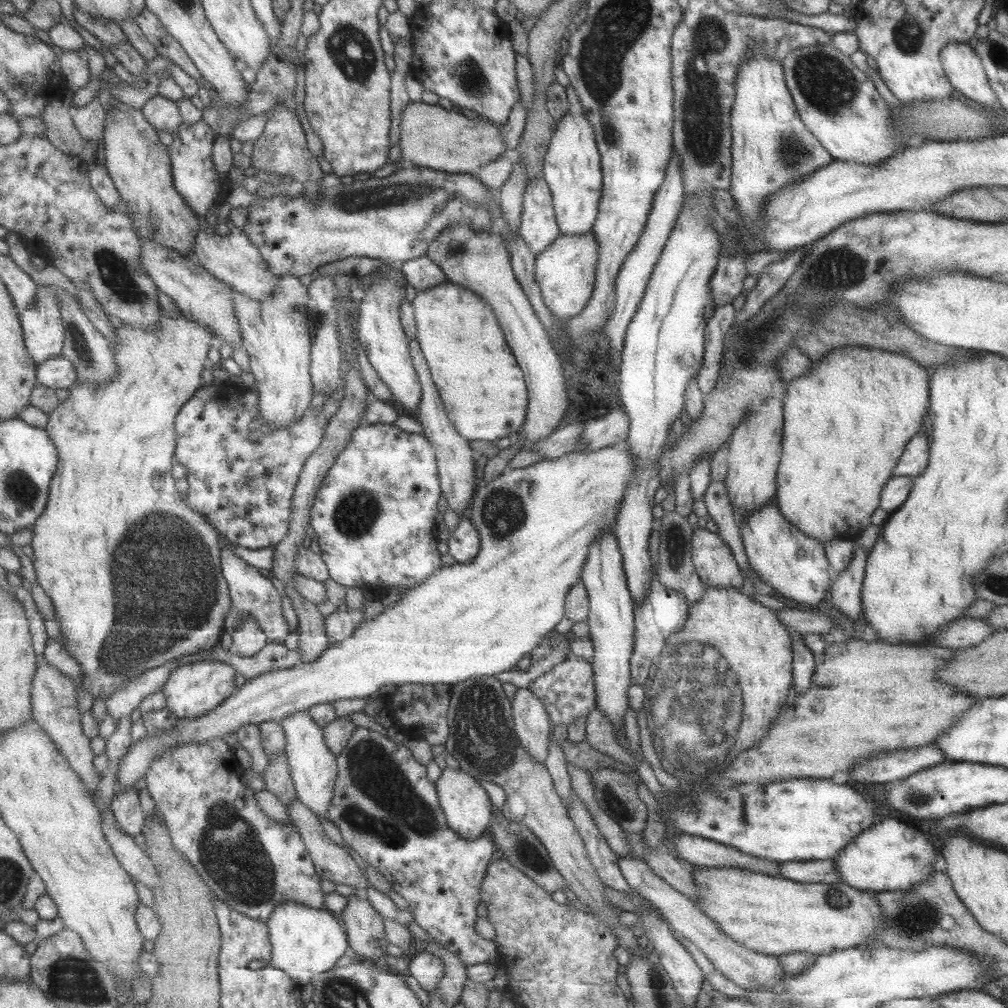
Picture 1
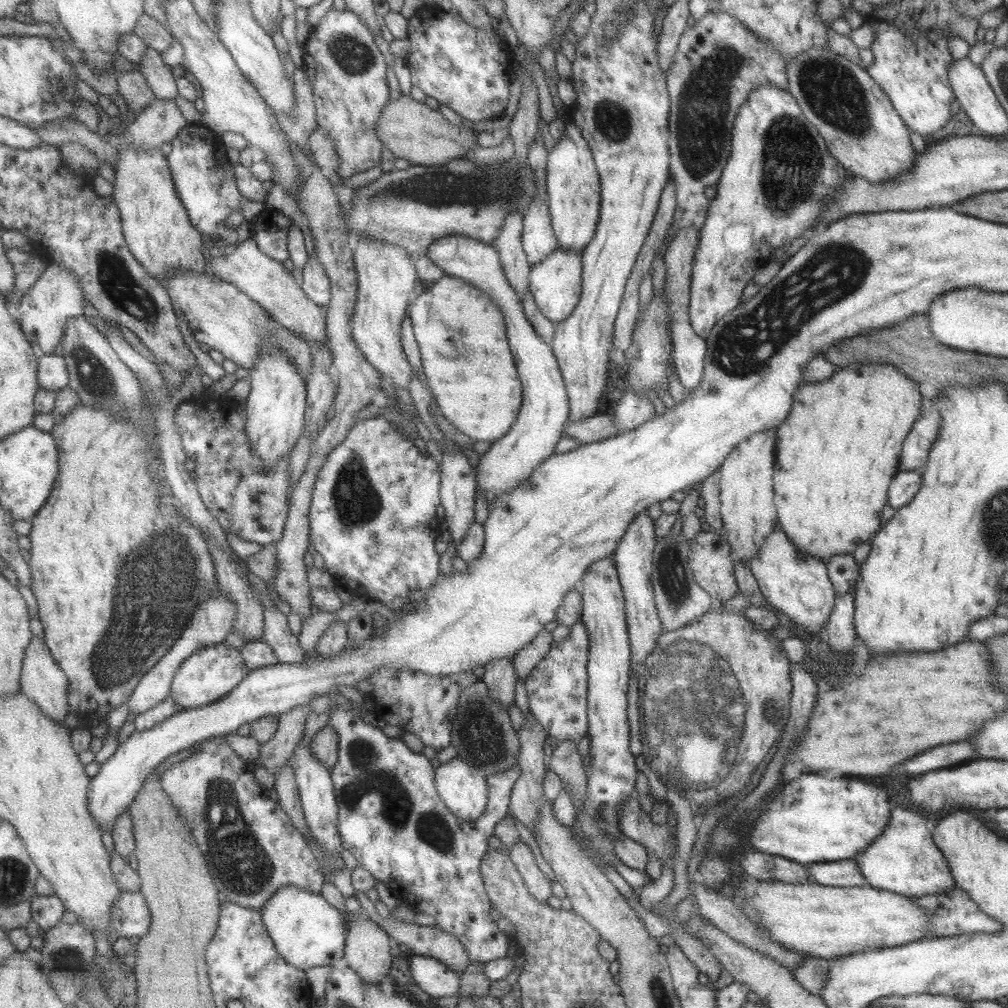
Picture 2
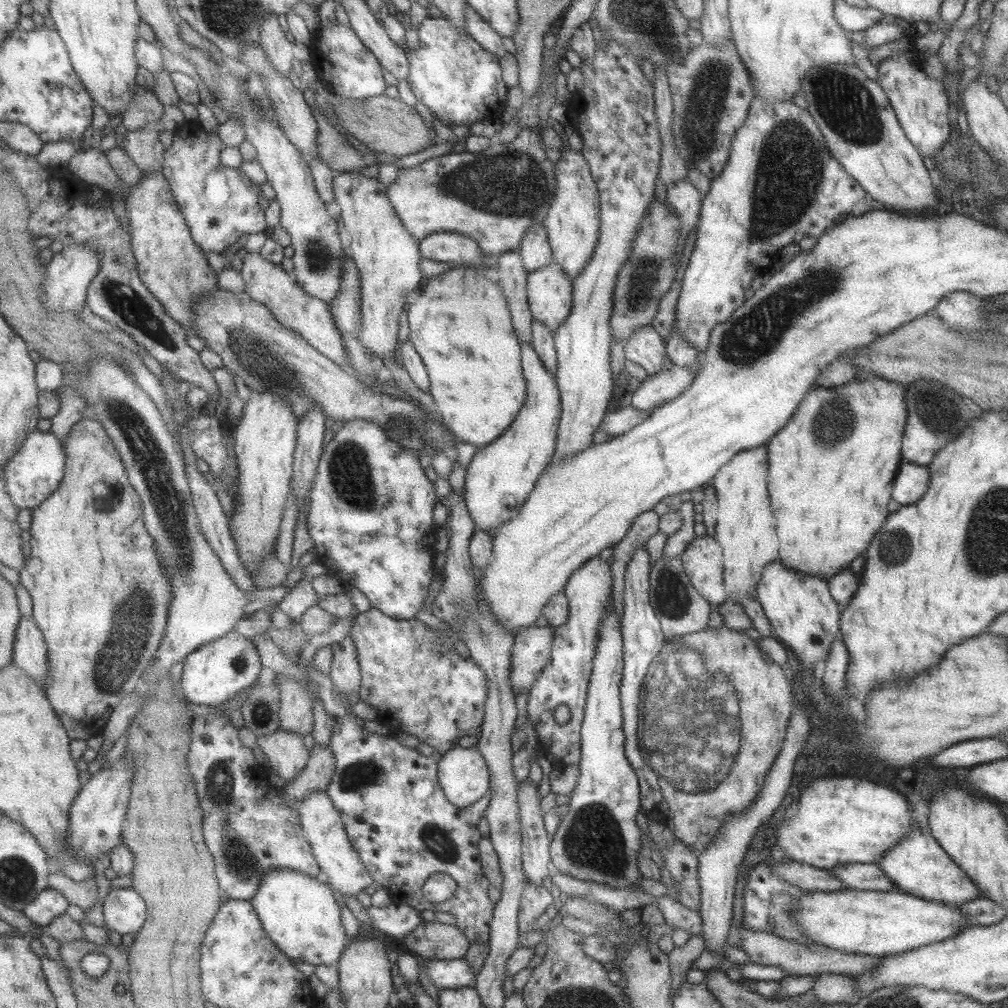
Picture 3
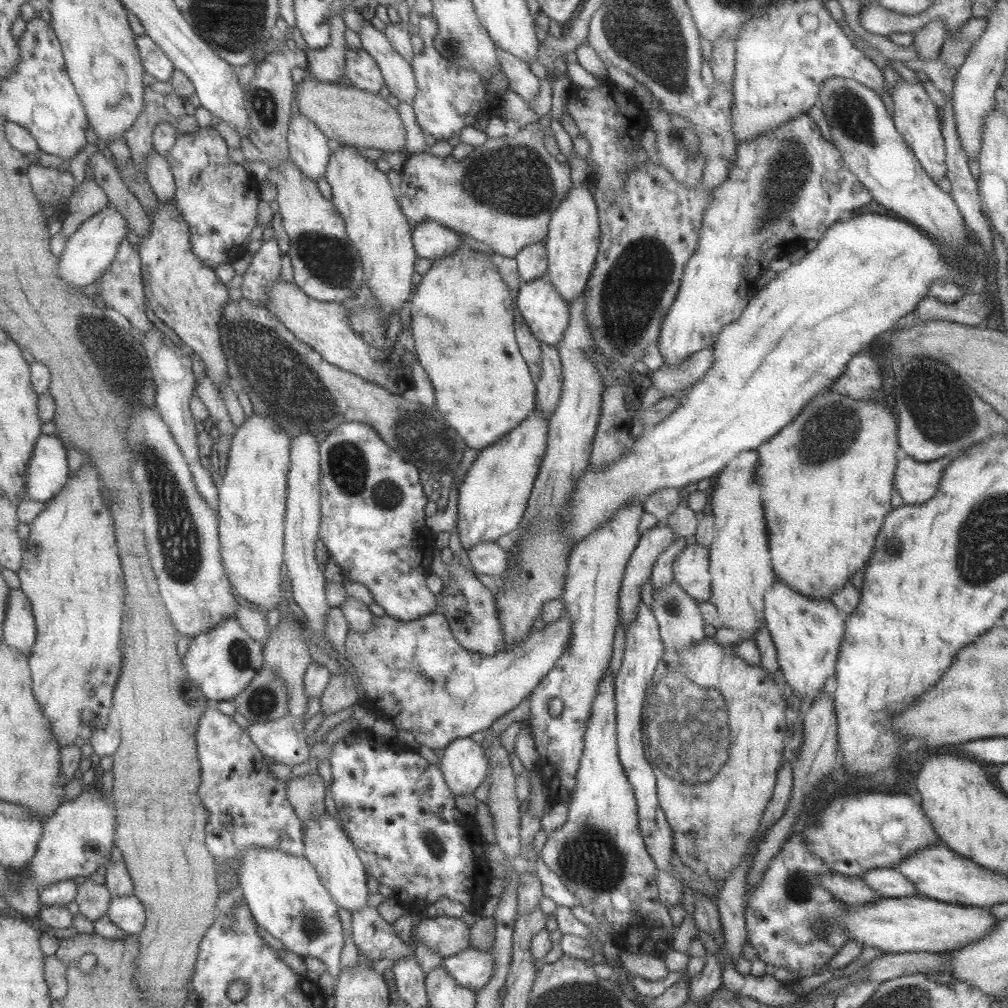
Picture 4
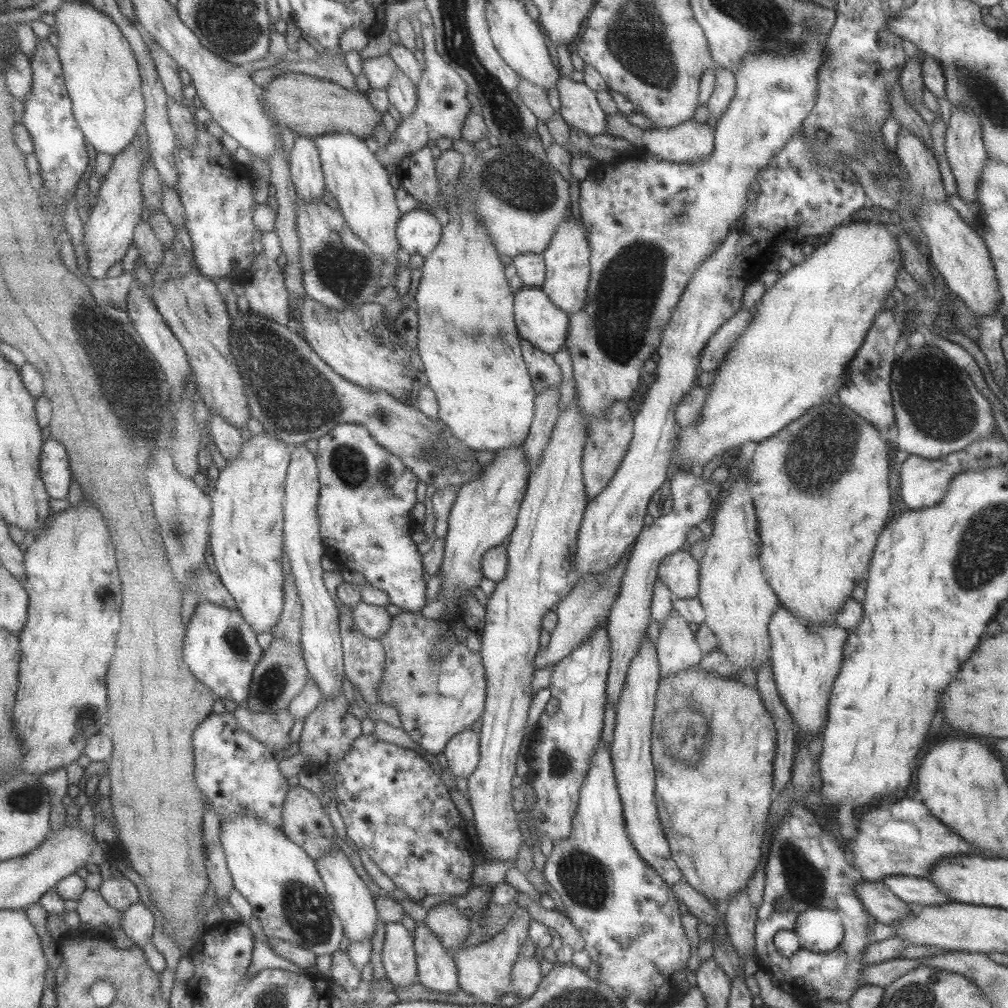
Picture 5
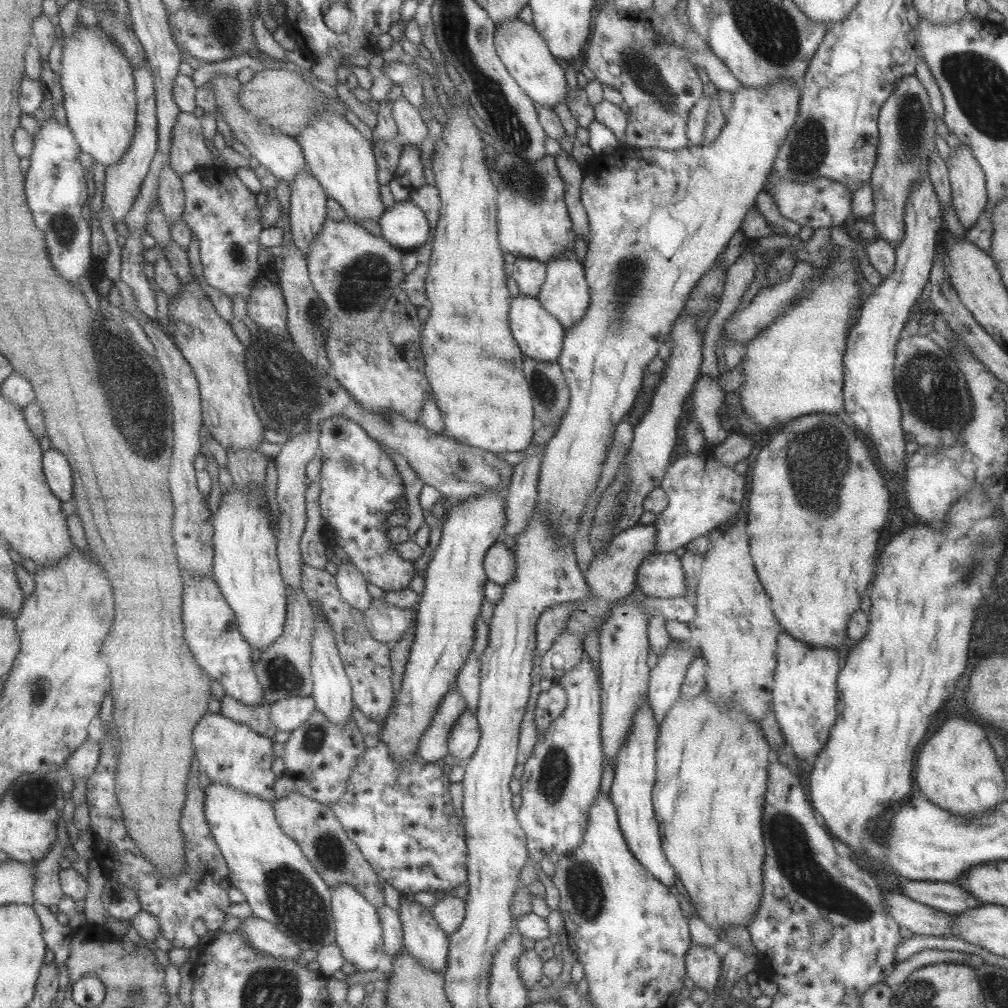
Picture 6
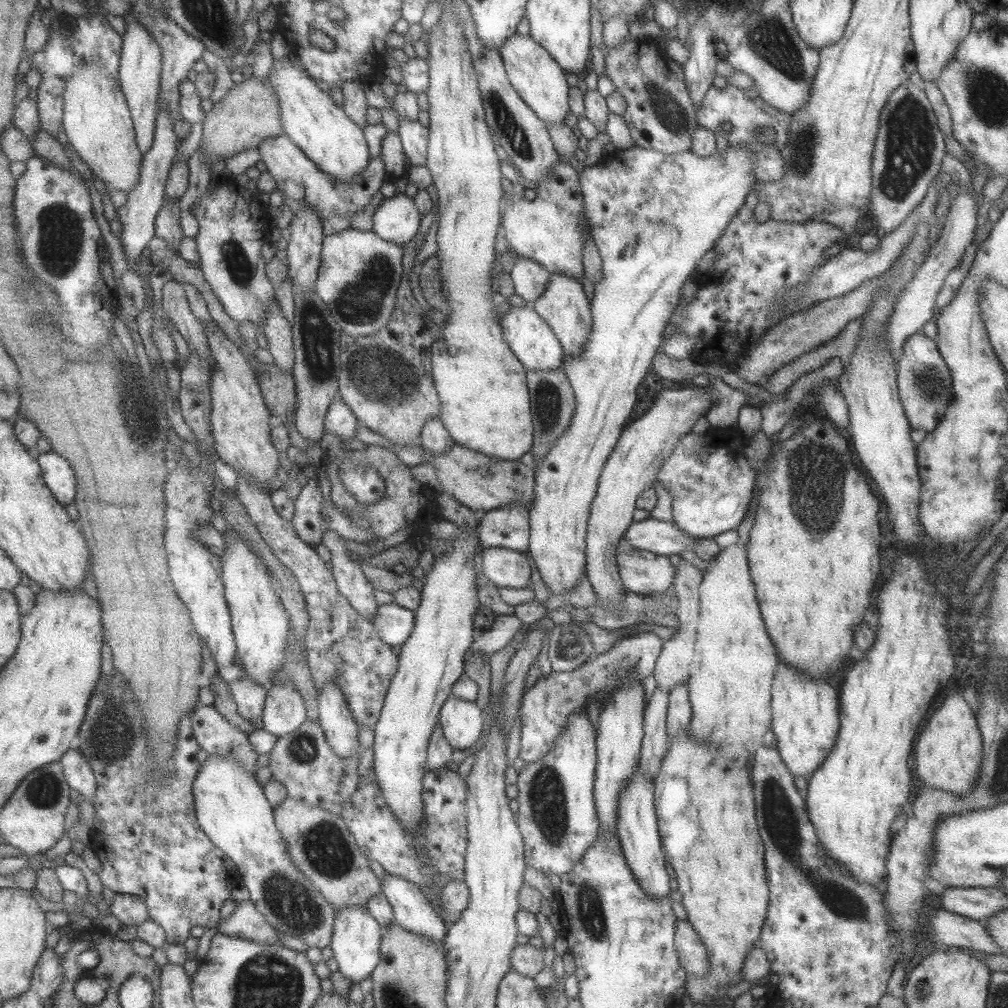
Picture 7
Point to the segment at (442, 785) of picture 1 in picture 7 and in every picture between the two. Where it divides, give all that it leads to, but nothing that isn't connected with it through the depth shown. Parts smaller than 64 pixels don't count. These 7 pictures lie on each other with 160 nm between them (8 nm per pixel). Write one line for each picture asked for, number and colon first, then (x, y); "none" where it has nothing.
2: (462, 787)
3: (463, 774)
4: (464, 764)
5: (461, 752)
6: (463, 739)
7: (460, 719)

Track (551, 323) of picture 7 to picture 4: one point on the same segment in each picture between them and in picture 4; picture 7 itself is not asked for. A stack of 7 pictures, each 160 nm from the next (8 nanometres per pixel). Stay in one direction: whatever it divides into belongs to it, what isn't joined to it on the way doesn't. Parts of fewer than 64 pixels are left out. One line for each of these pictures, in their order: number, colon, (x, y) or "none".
4: (571, 244)
5: (566, 257)
6: (564, 294)

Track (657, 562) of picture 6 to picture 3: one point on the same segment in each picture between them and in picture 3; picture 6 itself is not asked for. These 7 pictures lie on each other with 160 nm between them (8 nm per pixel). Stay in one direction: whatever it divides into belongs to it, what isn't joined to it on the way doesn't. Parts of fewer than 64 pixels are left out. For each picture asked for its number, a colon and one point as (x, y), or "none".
3: (702, 560)
4: (690, 566)
5: (678, 572)

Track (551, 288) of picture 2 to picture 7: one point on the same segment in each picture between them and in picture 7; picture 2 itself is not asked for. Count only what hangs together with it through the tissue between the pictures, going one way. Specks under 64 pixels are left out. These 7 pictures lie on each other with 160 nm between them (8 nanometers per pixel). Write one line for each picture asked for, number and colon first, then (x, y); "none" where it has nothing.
3: (548, 290)
4: (546, 314)
5: (537, 320)
6: (538, 335)
7: (527, 336)

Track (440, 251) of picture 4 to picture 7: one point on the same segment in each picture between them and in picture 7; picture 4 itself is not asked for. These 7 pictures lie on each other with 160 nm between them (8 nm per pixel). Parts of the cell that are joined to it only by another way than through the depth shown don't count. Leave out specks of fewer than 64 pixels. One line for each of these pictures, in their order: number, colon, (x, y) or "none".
5: (419, 232)
6: (404, 224)
7: (396, 219)

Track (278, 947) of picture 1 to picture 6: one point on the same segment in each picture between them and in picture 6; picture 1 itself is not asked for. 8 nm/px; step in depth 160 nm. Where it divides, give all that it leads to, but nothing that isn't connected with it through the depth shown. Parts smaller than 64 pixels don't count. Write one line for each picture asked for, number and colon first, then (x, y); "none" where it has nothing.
2: (308, 930)
3: (300, 913)
4: (287, 897)
5: (281, 881)
6: (281, 885)

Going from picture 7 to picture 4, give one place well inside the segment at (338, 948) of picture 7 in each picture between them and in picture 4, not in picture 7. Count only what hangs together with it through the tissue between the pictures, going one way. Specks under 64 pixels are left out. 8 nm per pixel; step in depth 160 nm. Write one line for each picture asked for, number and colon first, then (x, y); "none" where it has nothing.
4: (328, 847)
5: (355, 904)
6: (360, 934)

